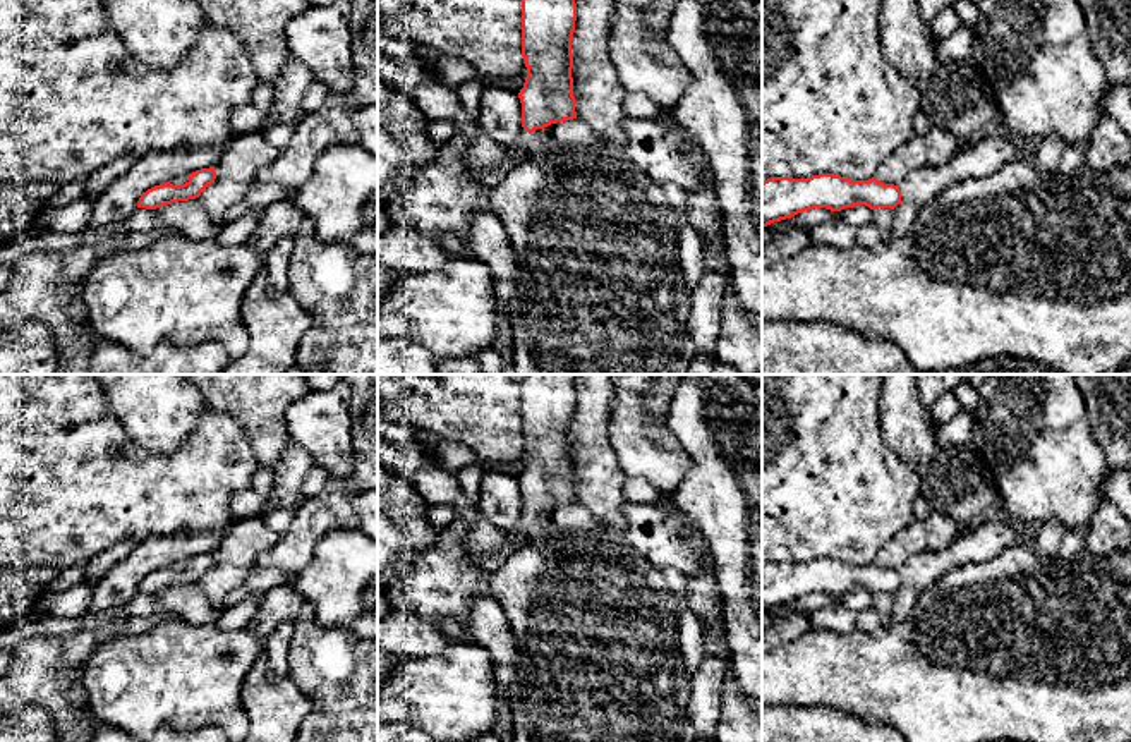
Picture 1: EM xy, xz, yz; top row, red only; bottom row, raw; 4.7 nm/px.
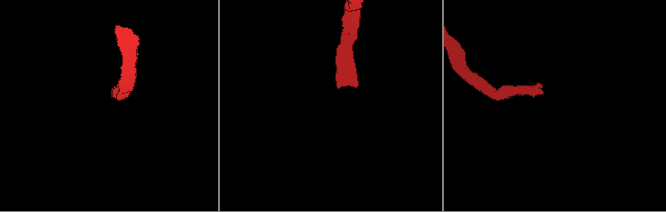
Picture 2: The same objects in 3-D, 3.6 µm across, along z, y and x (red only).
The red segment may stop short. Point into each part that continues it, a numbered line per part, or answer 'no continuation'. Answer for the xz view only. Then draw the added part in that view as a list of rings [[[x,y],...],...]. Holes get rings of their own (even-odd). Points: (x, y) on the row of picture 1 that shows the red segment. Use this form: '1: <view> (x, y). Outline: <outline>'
1: xz (534, 146). Outline: [[[523,127],[518,132],[517,146],[529,156],[529,158],[544,158],[546,155],[553,153],[561,144],[551,144],[541,136],[541,129],[535,129],[529,134]]]

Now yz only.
1: yz (992, 150). Outline: [[[992,129],[971,143],[959,144],[944,165],[925,163],[913,170],[899,184],[901,203],[922,208],[949,184],[992,173],[1016,158],[1021,158],[1019,148],[1001,129]]]

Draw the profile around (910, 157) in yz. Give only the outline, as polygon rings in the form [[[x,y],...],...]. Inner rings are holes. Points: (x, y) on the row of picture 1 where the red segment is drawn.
[[[925,136],[913,137],[898,148],[875,172],[875,179],[884,184],[899,186],[913,170],[927,163],[928,144]]]

